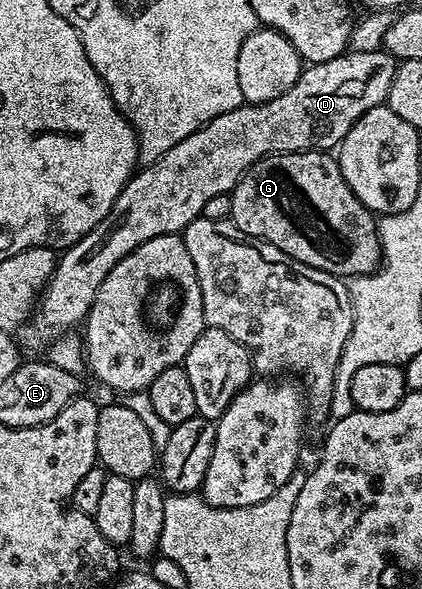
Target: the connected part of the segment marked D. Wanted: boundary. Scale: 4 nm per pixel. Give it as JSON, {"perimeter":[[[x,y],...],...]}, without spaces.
{"perimeter":[[[349,50],[338,58],[330,58],[330,62],[308,64],[286,94],[265,104],[243,103],[230,110],[230,114],[218,114],[218,118],[190,134],[190,138],[182,138],[178,146],[166,150],[161,160],[137,171],[118,194],[110,214],[77,244],[59,253],[56,268],[40,293],[30,320],[33,332],[29,346],[47,345],[75,329],[72,327],[76,323],[77,327],[87,320],[98,286],[102,286],[106,274],[110,274],[126,254],[155,236],[183,233],[190,222],[202,215],[210,198],[223,192],[231,193],[244,177],[245,170],[263,156],[335,149],[359,116],[387,101],[397,63],[385,50]]]}

